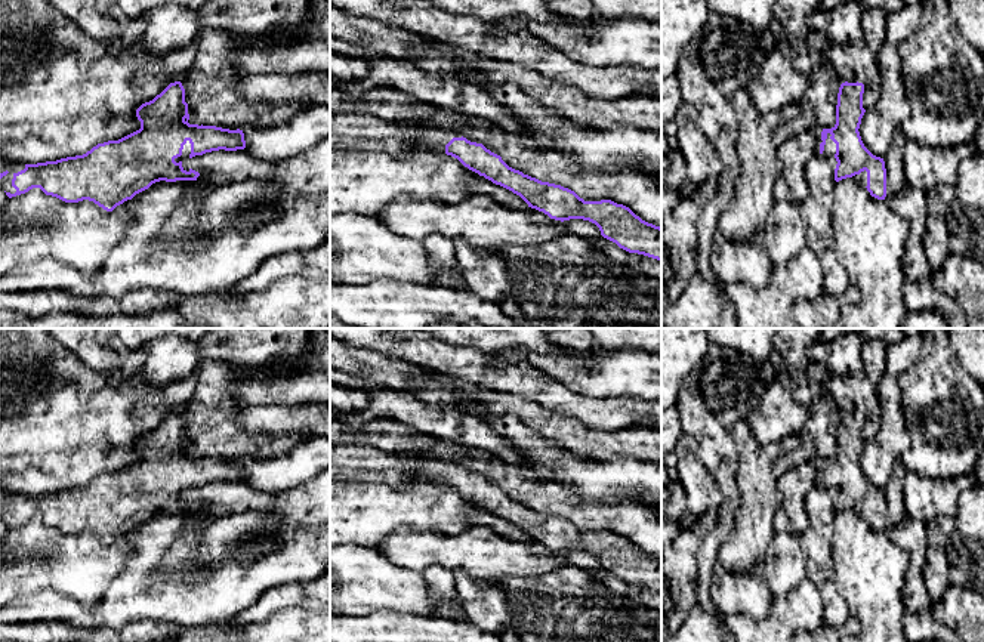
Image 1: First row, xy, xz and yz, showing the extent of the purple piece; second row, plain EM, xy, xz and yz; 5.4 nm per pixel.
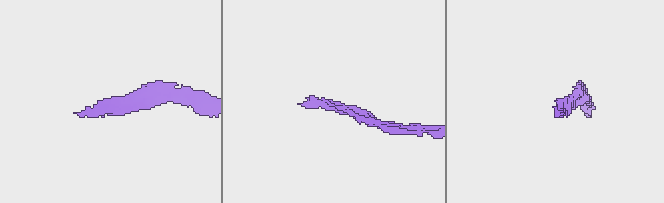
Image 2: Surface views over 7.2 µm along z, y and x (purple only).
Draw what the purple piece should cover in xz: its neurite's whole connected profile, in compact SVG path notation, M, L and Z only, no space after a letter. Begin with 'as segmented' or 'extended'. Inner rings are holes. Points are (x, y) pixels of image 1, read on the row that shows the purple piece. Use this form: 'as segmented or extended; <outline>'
extended; M419 127L413 152L451 155L465 167L519 195L531 209L555 220L583 219L595 223L601 235L629 253L661 262L661 228L642 220L629 207L611 200L584 201L574 191L542 182L509 167L482 143L471 142L445 129Z

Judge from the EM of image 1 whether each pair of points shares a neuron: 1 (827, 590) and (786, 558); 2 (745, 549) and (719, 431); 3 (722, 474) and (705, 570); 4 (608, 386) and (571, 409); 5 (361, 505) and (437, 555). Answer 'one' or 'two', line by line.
1: two
2: two
3: one
4: two
5: two

